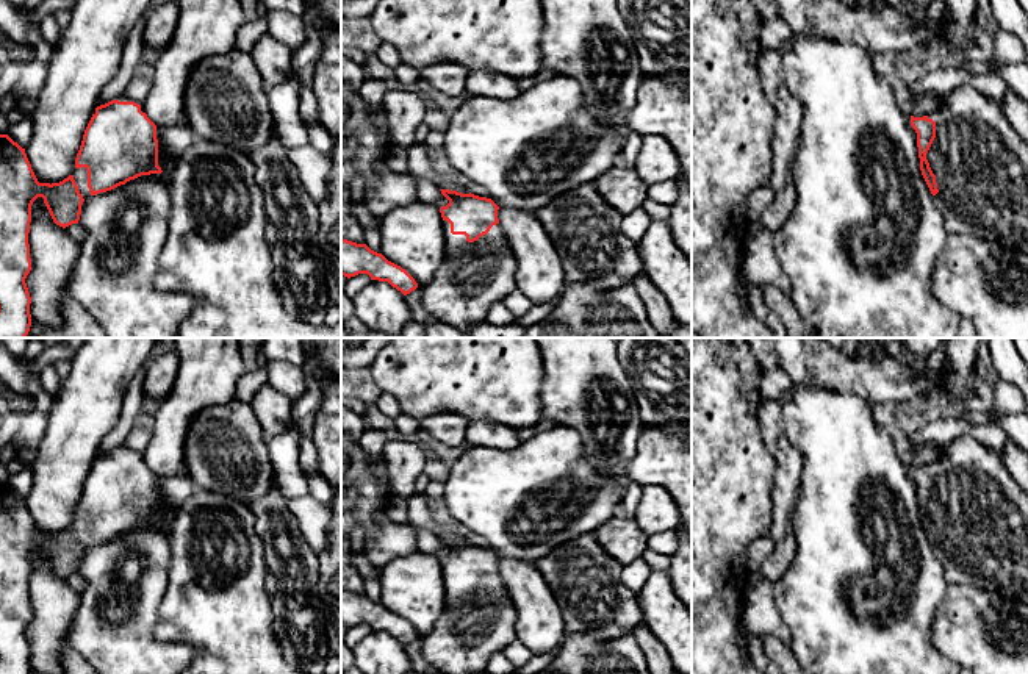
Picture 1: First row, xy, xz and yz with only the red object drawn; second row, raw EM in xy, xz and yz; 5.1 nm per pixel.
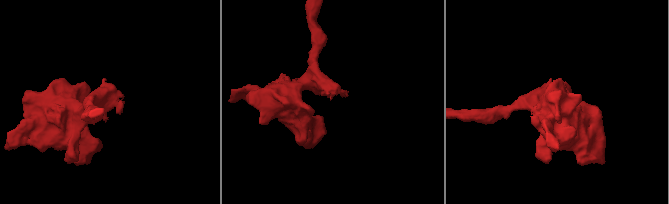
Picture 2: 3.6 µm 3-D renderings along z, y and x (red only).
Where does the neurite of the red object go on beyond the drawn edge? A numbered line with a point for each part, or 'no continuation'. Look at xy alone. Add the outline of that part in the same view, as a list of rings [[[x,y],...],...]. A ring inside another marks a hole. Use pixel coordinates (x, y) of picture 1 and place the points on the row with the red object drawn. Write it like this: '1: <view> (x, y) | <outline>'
1: xy (80, 175) | [[[74,167],[72,175],[74,175],[74,180],[78,186],[80,194],[86,200],[91,195],[89,188],[88,188],[88,170],[86,170],[86,167],[80,167],[80,169]]]

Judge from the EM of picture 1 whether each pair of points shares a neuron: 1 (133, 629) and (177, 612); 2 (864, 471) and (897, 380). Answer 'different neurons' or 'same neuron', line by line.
1: different neurons
2: different neurons

